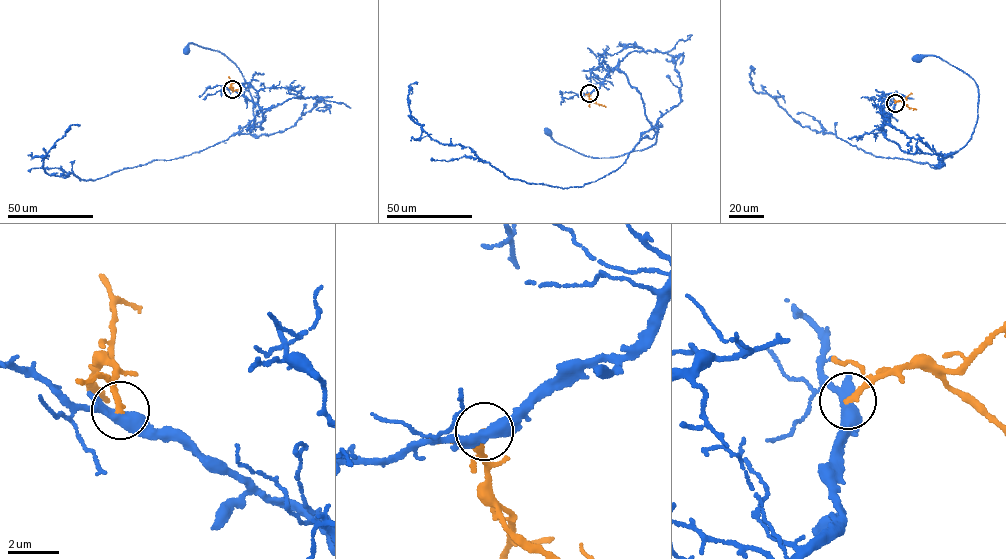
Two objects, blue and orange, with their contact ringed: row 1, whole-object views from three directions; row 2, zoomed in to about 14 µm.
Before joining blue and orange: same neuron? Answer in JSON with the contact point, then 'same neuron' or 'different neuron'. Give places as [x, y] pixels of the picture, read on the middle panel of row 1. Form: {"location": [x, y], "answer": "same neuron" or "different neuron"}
{"location": [589, 93], "answer": "different neuron"}

